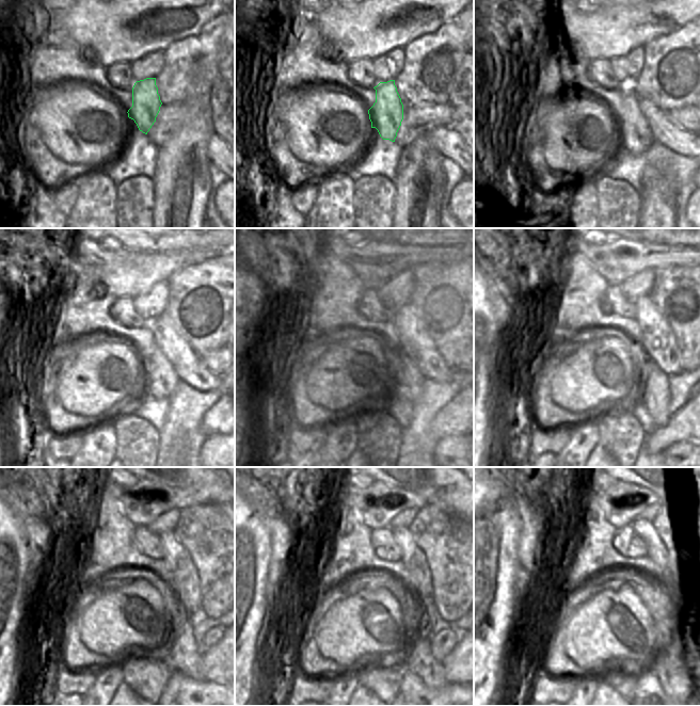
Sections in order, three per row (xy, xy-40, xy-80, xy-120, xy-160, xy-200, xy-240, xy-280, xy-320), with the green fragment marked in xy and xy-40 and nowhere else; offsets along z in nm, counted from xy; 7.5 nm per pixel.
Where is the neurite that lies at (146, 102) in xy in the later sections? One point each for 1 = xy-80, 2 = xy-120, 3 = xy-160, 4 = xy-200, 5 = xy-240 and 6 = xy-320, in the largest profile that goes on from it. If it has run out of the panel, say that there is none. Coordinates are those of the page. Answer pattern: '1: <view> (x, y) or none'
1: xy-80 (631, 125)
2: xy-120 (159, 376)
3: xy-160 (408, 387)
4: xy-200 (651, 388)
5: xy-240 (181, 656)
6: xy-320 (674, 682)

